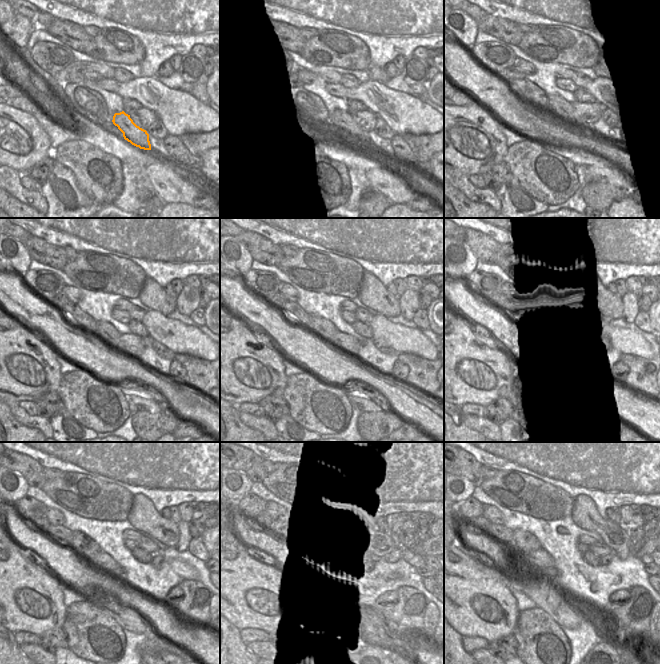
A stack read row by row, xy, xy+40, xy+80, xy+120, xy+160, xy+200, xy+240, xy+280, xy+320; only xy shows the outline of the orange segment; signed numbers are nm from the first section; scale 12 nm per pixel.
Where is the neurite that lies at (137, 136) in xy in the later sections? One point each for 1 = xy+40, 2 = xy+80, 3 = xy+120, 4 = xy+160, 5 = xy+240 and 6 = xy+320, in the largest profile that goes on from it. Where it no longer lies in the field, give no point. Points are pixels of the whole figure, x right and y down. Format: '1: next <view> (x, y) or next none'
1: next xy+40 (344, 120)
2: next xy+80 (558, 108)
3: next xy+120 (104, 330)
4: next xy+160 (321, 327)
5: next xy+240 (80, 543)
6: next xy+320 (524, 540)

